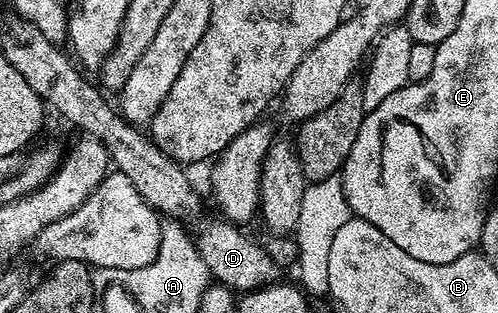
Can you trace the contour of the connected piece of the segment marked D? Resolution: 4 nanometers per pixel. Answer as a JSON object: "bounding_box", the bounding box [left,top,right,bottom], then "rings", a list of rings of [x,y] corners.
{"bounding_box":[196,216,280,291],"rings":[[[221,216],[210,217],[198,225],[196,244],[201,258],[208,267],[211,278],[219,285],[227,285],[235,291],[254,290],[279,280],[280,266],[270,258],[269,252],[262,249],[246,233],[241,233],[235,222],[223,219]]]}

